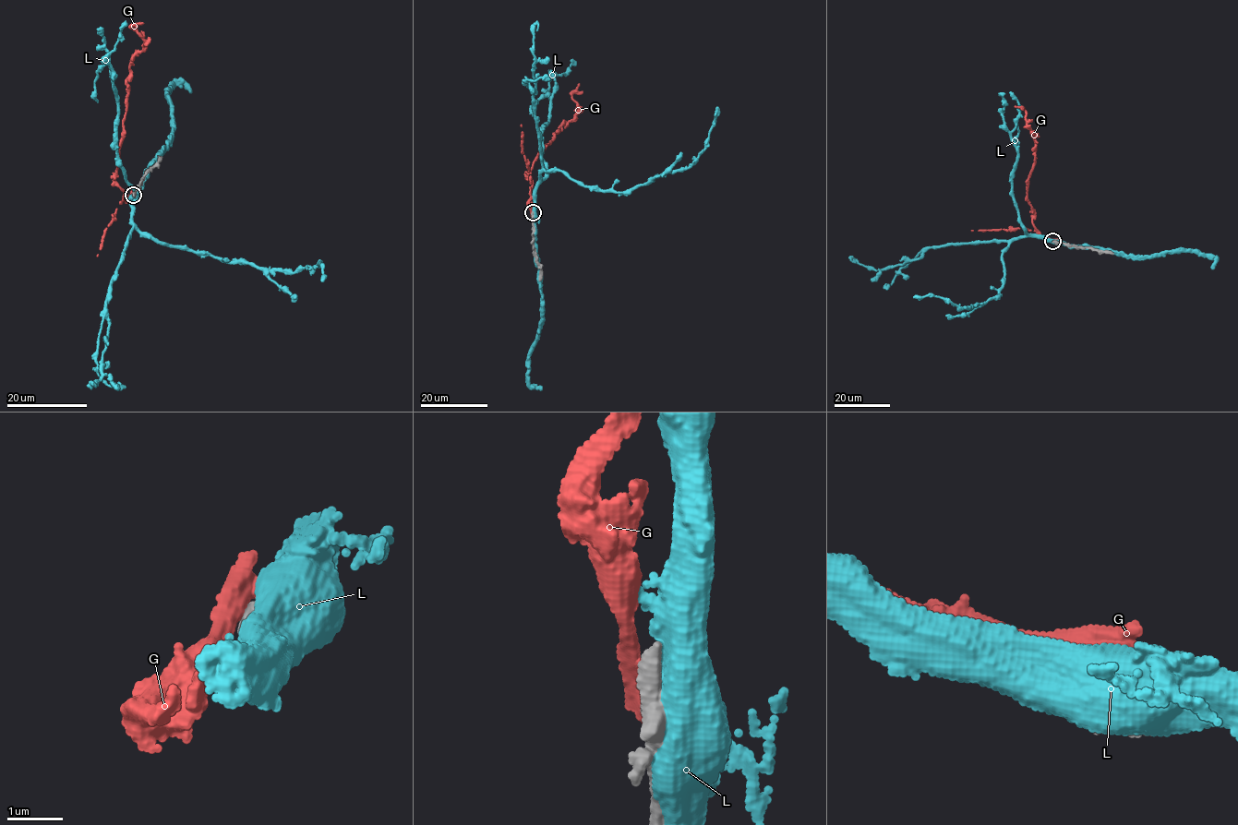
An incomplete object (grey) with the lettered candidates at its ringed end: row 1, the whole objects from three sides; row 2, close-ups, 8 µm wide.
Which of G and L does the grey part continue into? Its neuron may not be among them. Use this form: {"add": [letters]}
{"add": []}

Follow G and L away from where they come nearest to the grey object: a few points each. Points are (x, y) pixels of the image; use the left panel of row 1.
G: (133, 192), (126, 199), (114, 181), (114, 173), (130, 63), (143, 48), (144, 39), (132, 27), (137, 26)
L: (135, 193), (130, 214), (139, 232), (267, 270), (298, 272), (319, 263), (323, 281)

